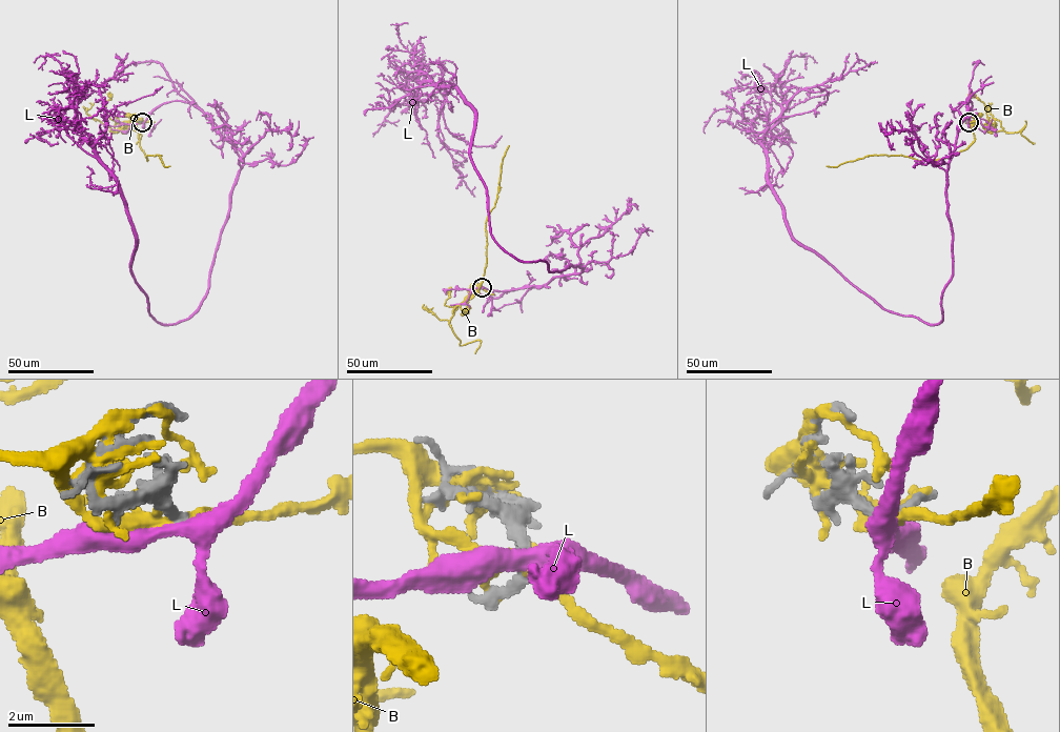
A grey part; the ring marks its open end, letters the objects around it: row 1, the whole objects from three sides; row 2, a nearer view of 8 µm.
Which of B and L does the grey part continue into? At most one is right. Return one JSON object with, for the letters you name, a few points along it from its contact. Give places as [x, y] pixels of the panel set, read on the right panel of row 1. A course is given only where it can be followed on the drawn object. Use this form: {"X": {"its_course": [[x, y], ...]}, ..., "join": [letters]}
{"join": []}

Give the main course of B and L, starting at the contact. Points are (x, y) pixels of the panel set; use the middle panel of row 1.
B: (481, 287), (475, 283), (470, 286), (477, 293), (486, 265), (485, 223), (494, 205), (503, 158), (509, 145)
L: (482, 287), (582, 268), (495, 241), (474, 112), (434, 83), (440, 140), (474, 186)

